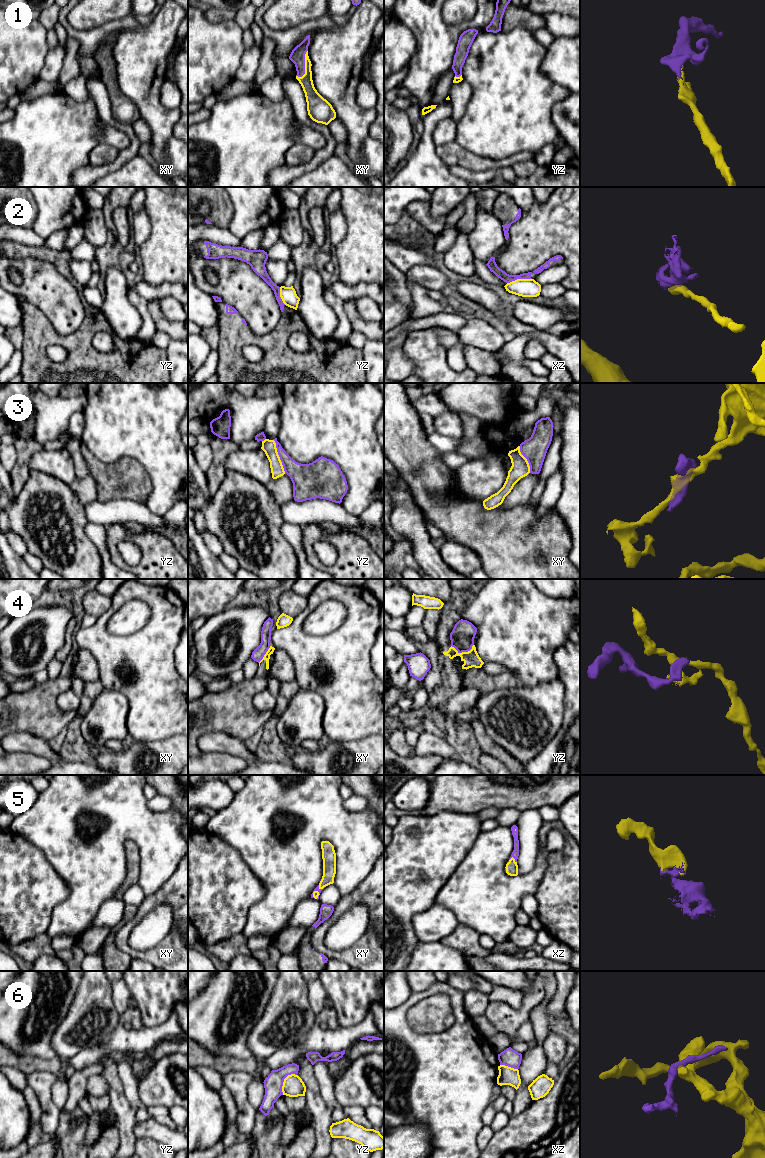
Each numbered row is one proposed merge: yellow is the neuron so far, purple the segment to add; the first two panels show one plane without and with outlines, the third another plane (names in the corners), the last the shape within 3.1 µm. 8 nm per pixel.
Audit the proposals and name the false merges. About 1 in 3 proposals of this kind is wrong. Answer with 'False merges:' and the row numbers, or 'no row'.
False merges: 2, 3, 4, 6

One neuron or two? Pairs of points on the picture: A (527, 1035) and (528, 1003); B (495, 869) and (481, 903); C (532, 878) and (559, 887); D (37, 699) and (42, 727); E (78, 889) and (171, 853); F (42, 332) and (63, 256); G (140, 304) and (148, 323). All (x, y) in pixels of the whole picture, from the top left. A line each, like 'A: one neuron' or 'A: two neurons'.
A: two neurons
B: one neuron
C: two neurons
D: one neuron
E: one neuron
F: one neuron
G: one neuron

